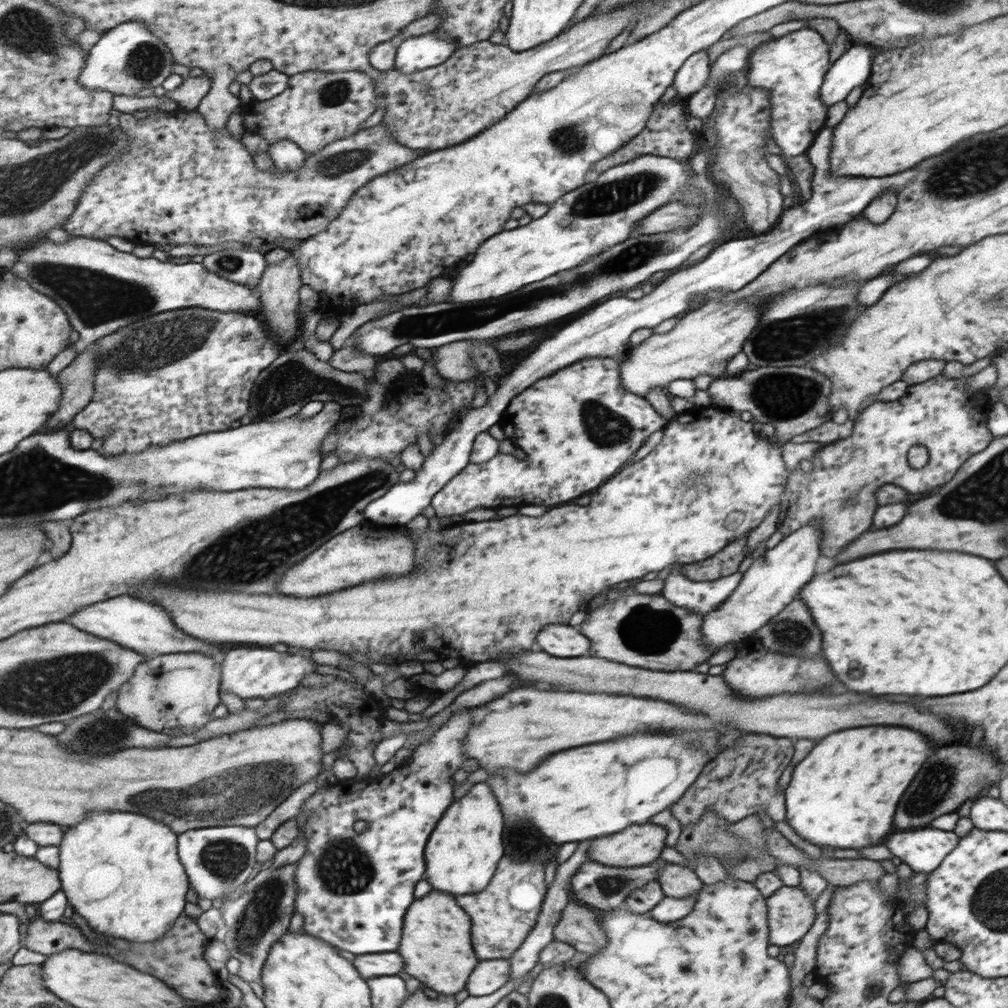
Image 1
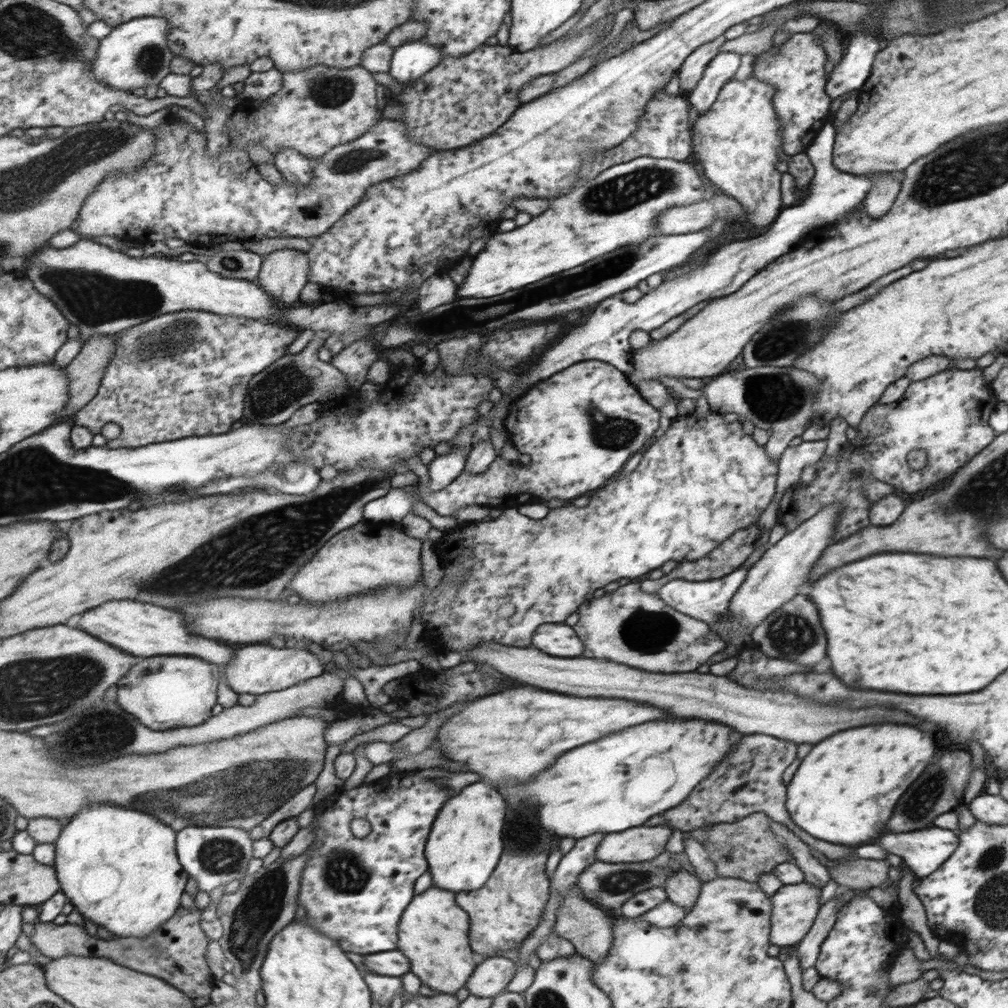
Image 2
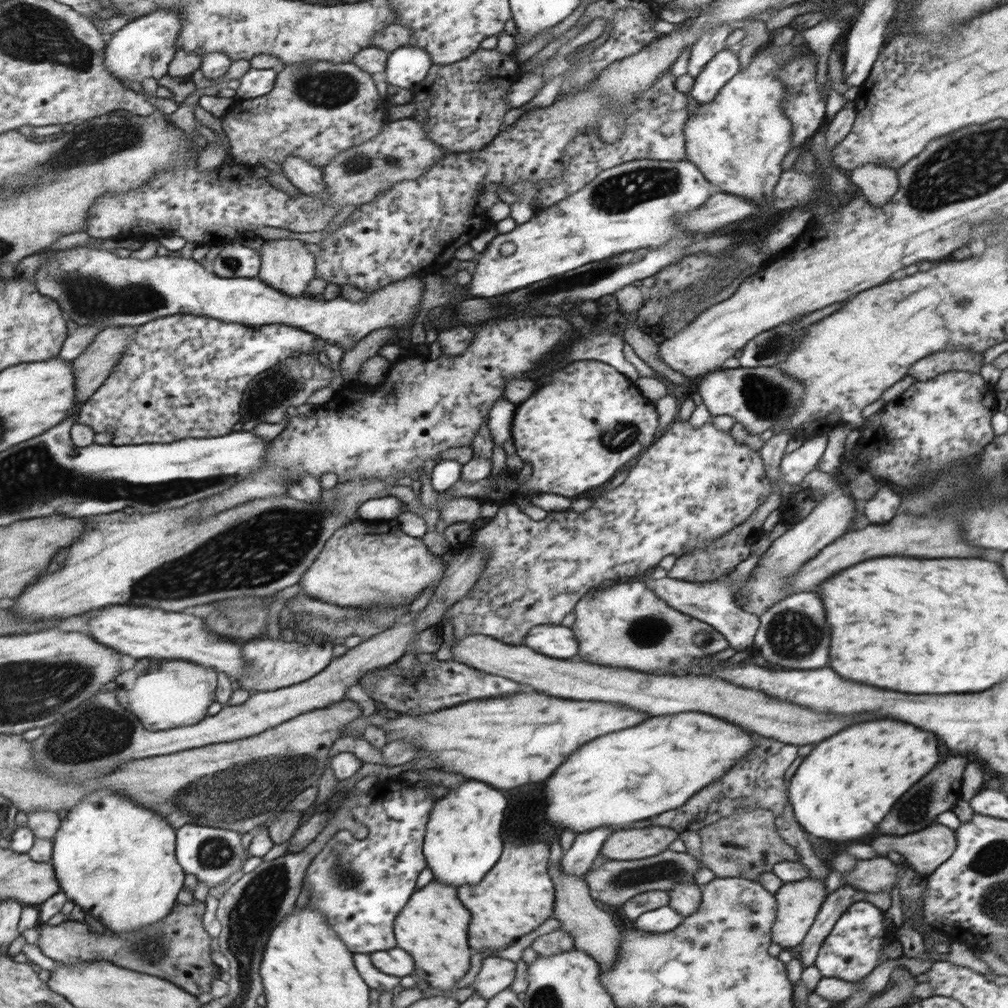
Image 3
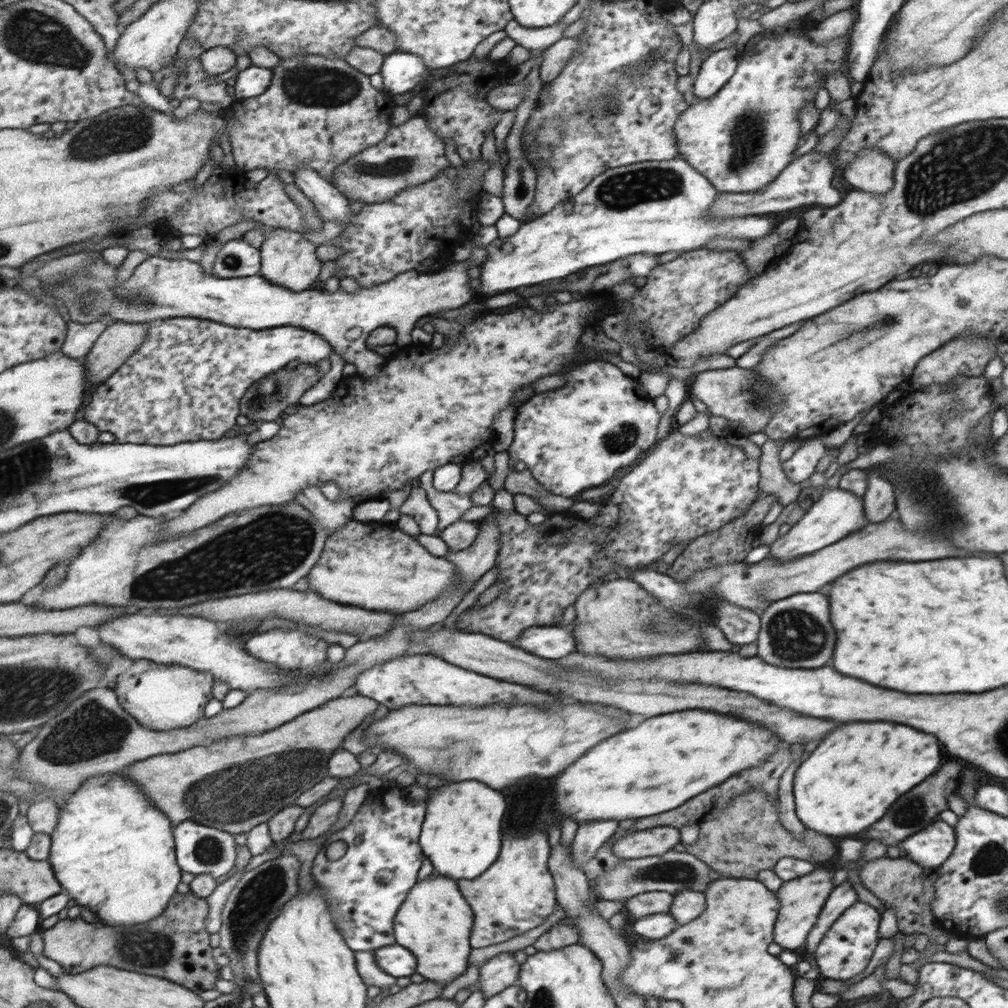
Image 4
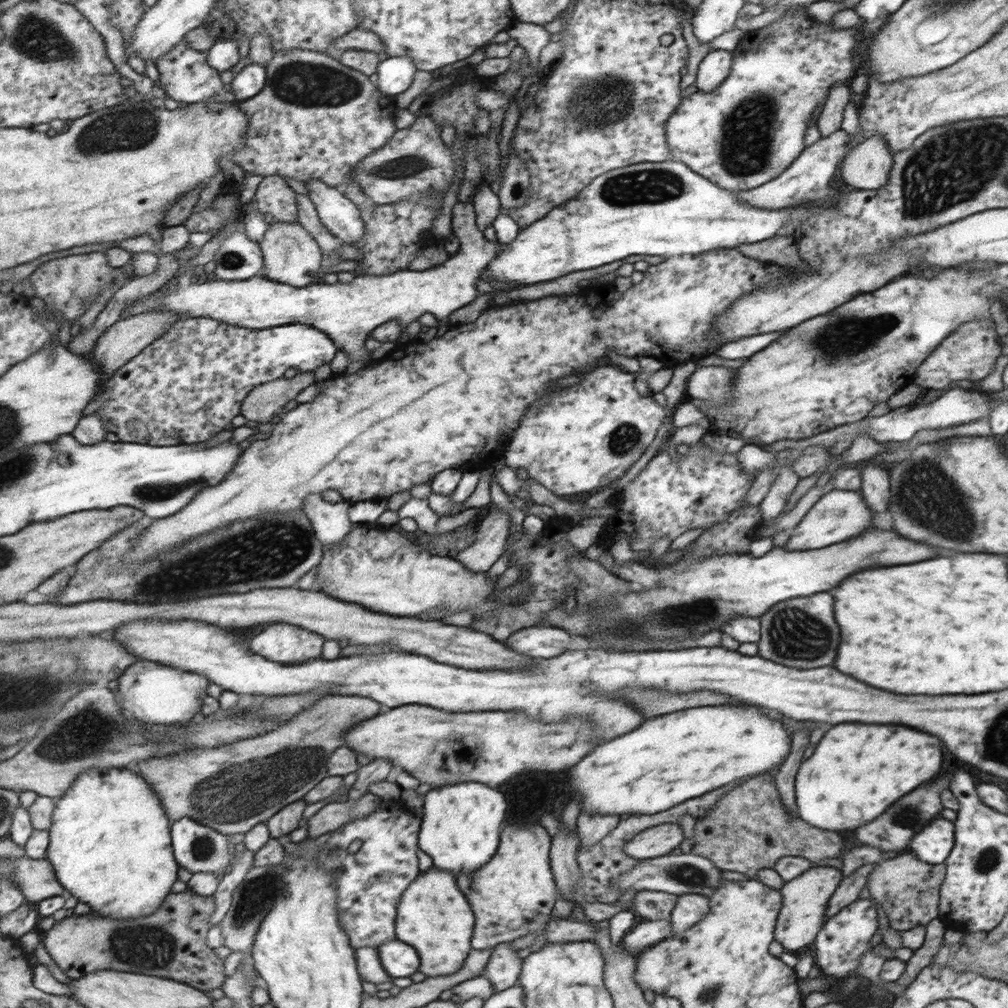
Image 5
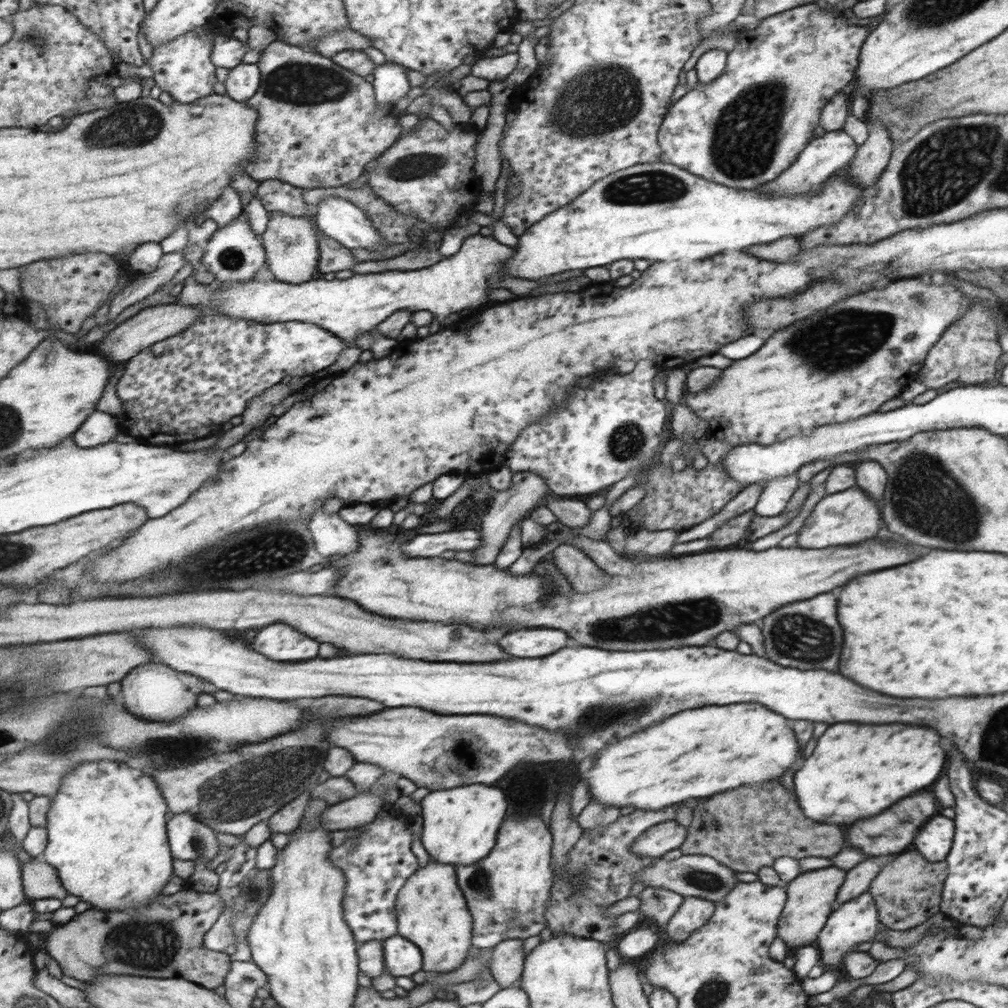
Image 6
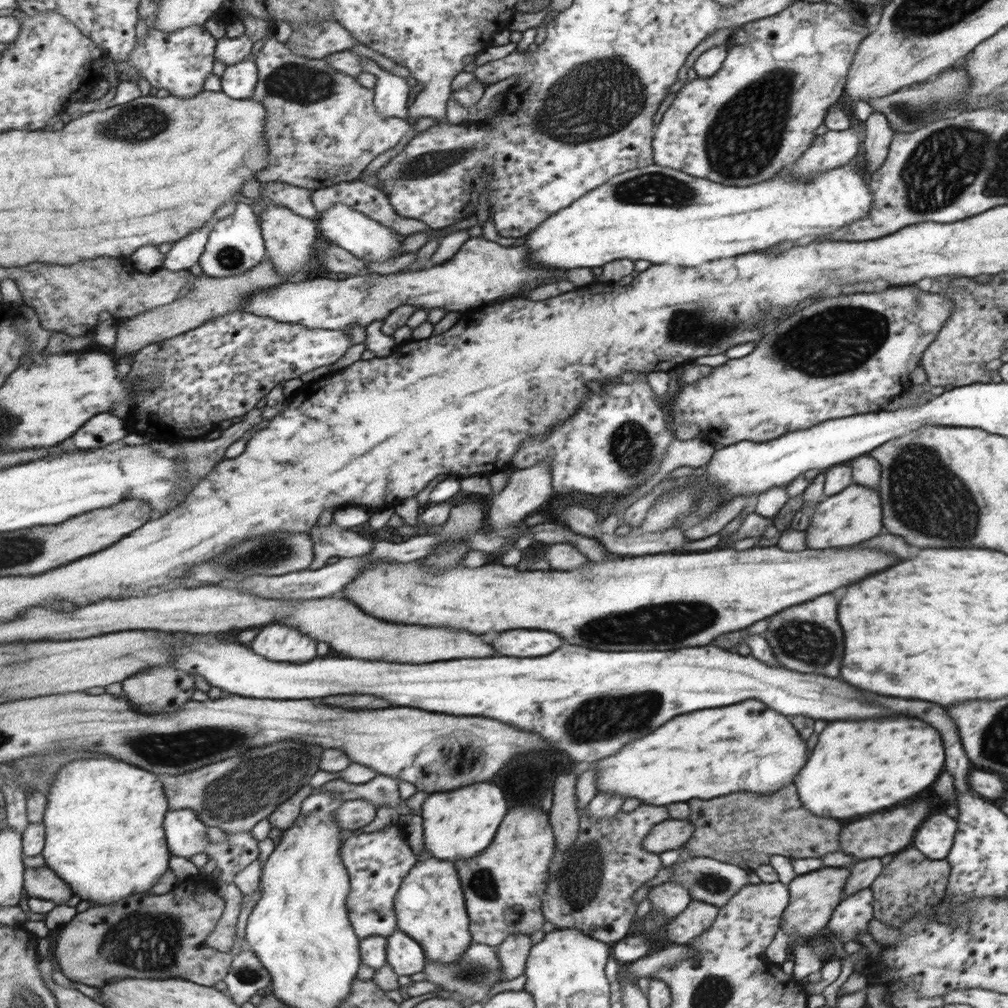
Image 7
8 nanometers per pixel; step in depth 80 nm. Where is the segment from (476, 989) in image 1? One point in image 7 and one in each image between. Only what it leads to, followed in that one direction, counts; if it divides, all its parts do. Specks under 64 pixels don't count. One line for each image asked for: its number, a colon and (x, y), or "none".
2: (493, 975)
3: (497, 973)
4: (501, 971)
5: (503, 969)
6: (506, 959)
7: (513, 952)

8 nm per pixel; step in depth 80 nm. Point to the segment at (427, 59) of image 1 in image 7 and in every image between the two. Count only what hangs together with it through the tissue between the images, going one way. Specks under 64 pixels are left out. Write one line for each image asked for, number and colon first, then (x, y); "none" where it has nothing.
2: (410, 61)
3: (407, 66)
4: (401, 71)
5: (396, 73)
6: (390, 82)
7: (391, 92)

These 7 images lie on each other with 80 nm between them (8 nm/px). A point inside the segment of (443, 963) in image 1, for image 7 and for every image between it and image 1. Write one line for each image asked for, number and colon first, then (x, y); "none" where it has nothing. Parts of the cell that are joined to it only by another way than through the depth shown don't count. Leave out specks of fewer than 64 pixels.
2: (435, 933)
3: (435, 925)
4: (436, 922)
5: (435, 917)
6: (431, 911)
7: (430, 908)

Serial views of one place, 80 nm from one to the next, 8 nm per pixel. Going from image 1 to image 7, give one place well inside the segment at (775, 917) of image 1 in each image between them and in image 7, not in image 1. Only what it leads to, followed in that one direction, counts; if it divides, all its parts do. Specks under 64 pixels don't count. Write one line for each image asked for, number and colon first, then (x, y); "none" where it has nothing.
2: (795, 906)
3: (800, 902)
4: (802, 900)
5: (802, 916)
6: (812, 895)
7: (815, 896)

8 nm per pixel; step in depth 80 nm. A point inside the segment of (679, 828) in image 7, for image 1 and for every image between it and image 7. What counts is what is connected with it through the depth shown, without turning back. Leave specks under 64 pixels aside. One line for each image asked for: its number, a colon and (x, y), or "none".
1: (642, 845)
2: (639, 845)
3: (642, 843)
4: (657, 841)
5: (657, 841)
6: (658, 839)

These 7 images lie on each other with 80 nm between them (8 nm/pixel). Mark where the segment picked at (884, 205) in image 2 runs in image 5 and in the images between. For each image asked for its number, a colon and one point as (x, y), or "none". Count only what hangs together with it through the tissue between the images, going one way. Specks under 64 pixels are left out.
3: (877, 183)
4: (872, 171)
5: (867, 166)

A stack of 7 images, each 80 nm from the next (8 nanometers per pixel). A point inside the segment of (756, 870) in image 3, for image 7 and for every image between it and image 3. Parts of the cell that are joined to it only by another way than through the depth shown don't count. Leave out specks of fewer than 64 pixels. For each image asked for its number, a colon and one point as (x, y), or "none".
4: (748, 837)
5: (748, 830)
6: (747, 829)
7: (747, 829)

